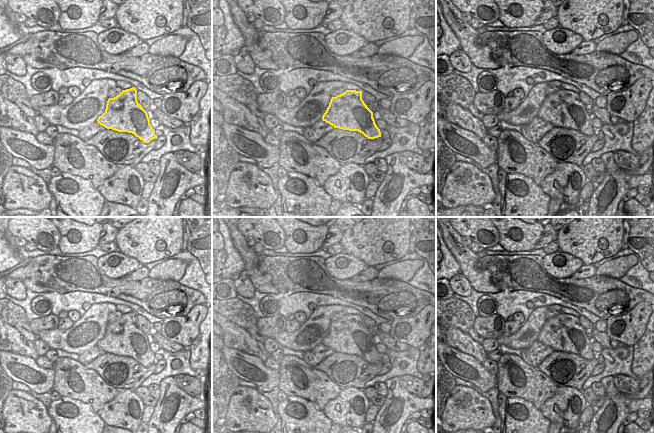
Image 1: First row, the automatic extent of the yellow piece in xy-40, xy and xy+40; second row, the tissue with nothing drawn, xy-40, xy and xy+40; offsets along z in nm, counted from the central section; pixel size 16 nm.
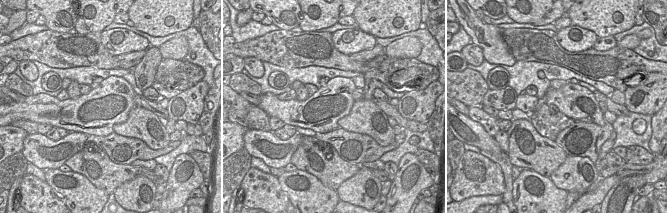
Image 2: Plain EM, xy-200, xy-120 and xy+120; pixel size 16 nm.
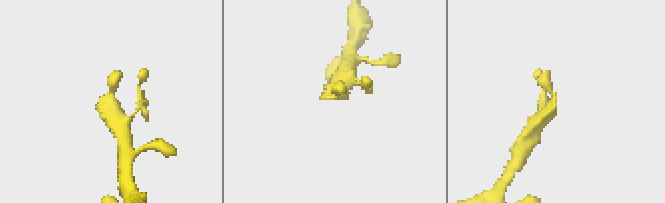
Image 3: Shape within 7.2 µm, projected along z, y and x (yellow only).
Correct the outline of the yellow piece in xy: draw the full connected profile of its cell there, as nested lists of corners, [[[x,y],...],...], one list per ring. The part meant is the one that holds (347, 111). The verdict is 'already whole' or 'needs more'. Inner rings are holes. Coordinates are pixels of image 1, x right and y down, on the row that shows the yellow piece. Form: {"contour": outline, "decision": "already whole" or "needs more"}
{"contour": [[[346,90],[332,97],[322,120],[334,128],[358,131],[368,139],[381,137],[373,112],[362,100],[361,90]]], "decision": "already whole"}

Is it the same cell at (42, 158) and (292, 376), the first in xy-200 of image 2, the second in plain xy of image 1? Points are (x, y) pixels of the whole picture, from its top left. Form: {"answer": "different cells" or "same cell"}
{"answer": "different cells"}

